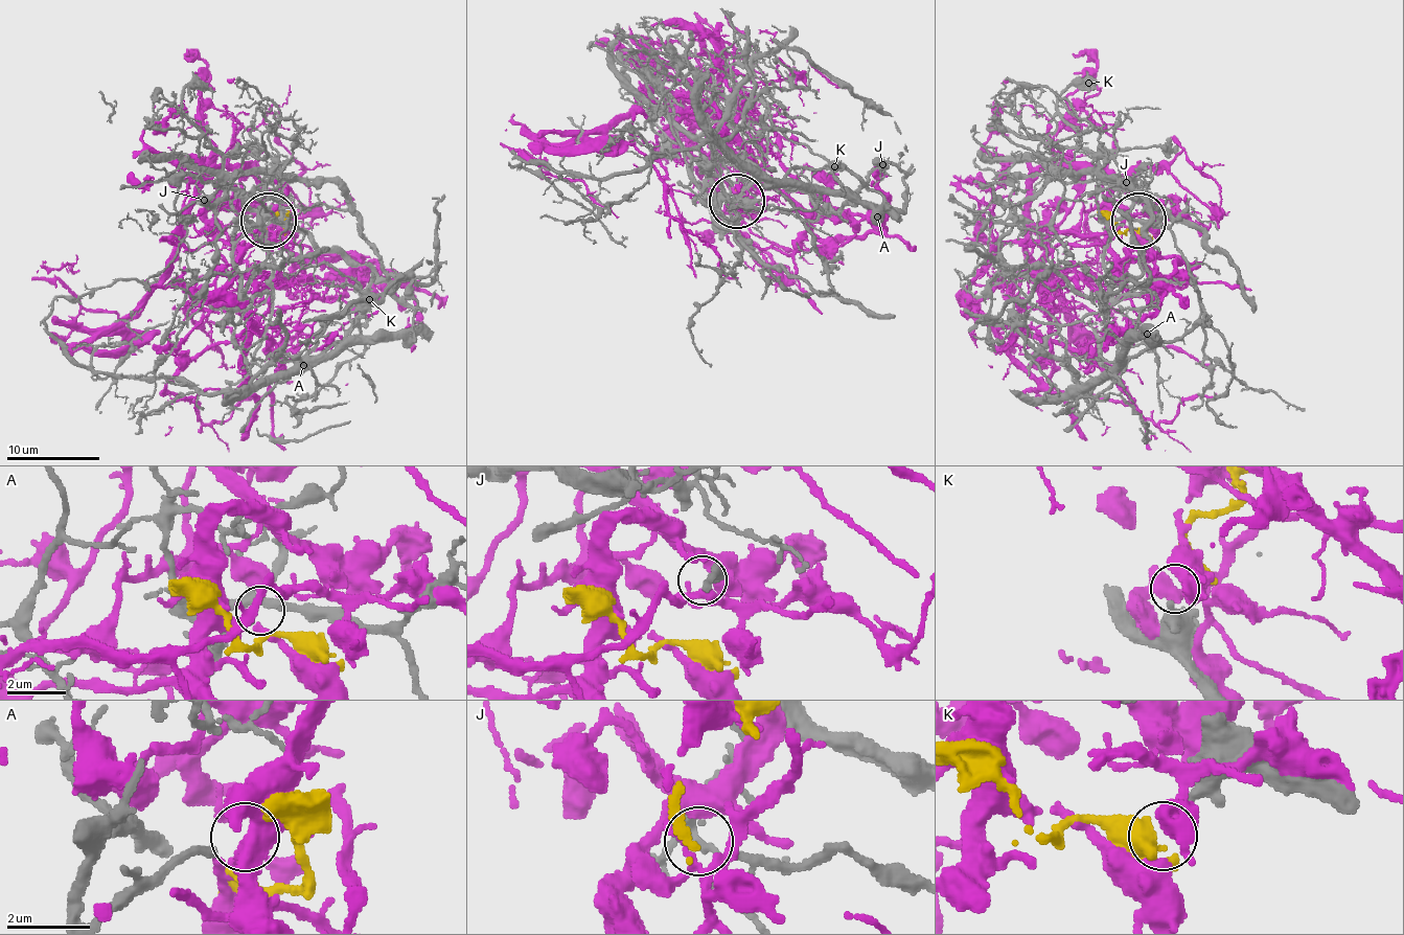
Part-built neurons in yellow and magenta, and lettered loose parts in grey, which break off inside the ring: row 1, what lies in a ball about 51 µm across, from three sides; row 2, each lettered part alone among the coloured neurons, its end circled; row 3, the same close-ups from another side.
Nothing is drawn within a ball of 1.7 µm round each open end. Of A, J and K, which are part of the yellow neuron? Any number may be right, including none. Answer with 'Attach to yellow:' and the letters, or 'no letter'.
Attach to yellow: K

